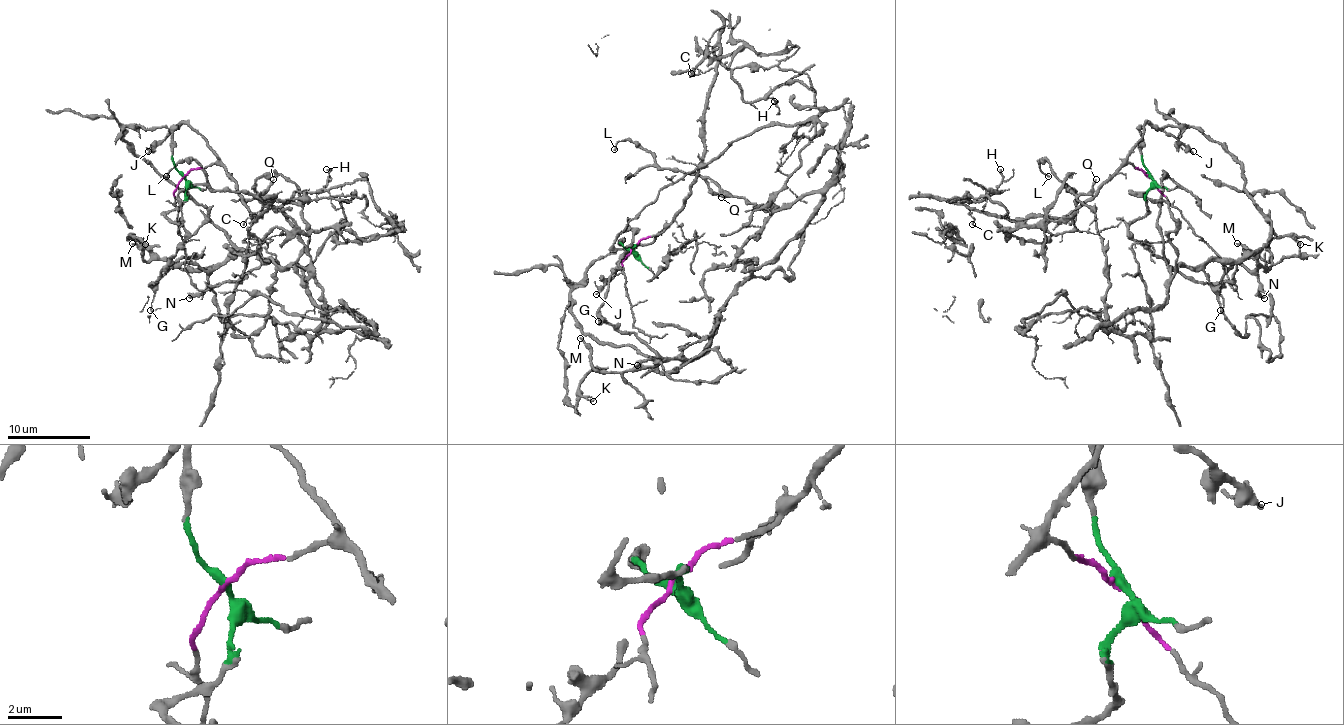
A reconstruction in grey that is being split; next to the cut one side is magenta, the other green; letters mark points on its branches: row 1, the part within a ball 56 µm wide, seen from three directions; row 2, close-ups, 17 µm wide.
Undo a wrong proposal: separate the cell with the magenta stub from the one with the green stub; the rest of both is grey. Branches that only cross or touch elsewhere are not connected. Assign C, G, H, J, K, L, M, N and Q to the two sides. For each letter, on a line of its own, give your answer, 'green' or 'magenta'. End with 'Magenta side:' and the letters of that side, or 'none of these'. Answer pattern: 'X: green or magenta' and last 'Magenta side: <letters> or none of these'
C: magenta
G: green
H: magenta
J: magenta
K: green
L: green
M: green
N: green
Q: green
Magenta side: C, H, J

